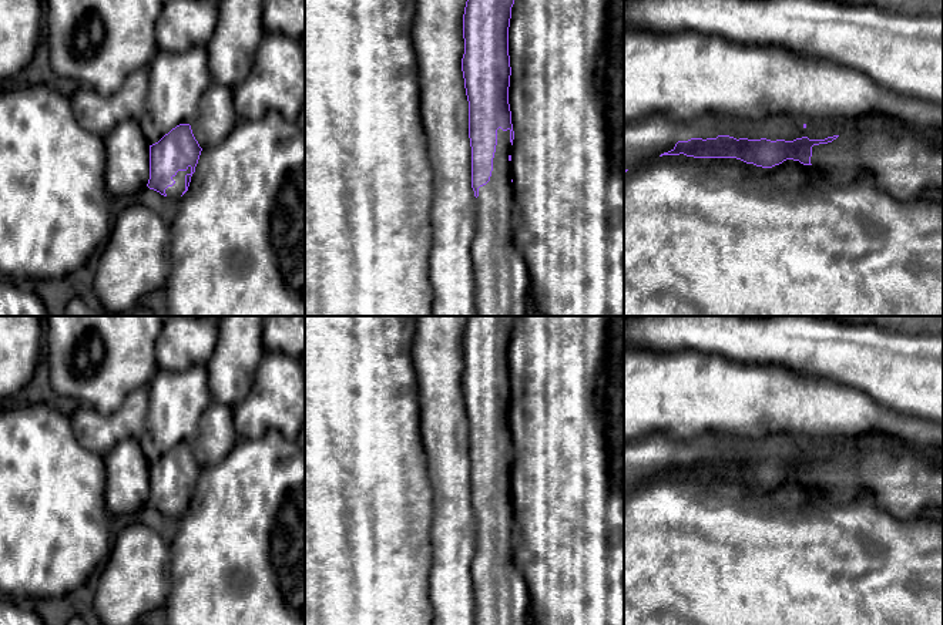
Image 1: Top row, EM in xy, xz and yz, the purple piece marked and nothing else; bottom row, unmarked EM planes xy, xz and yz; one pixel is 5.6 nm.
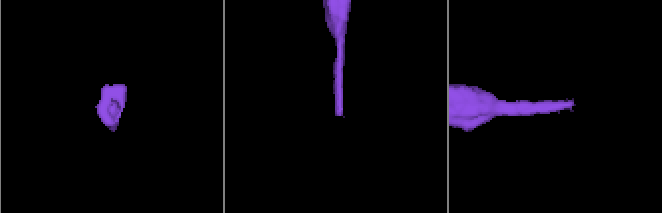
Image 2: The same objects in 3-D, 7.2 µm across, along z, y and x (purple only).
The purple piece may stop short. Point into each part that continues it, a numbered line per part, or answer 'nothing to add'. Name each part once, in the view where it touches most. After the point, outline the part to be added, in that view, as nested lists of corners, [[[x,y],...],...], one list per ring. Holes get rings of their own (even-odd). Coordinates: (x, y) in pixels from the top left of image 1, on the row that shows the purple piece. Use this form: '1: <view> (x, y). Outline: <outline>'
1: xz (502, 276). Outline: [[[497,130],[490,181],[479,188],[477,231],[472,241],[477,316],[526,316],[530,276],[514,243],[510,130]]]

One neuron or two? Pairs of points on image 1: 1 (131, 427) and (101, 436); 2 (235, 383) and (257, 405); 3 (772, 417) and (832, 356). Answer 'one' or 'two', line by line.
1: one
2: two
3: two

